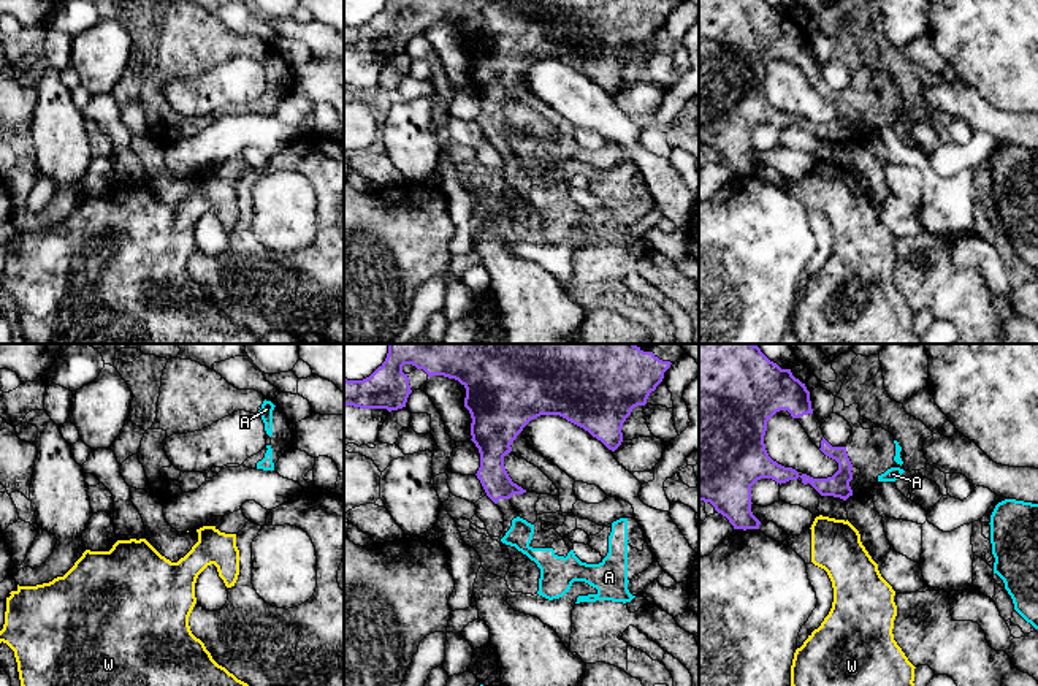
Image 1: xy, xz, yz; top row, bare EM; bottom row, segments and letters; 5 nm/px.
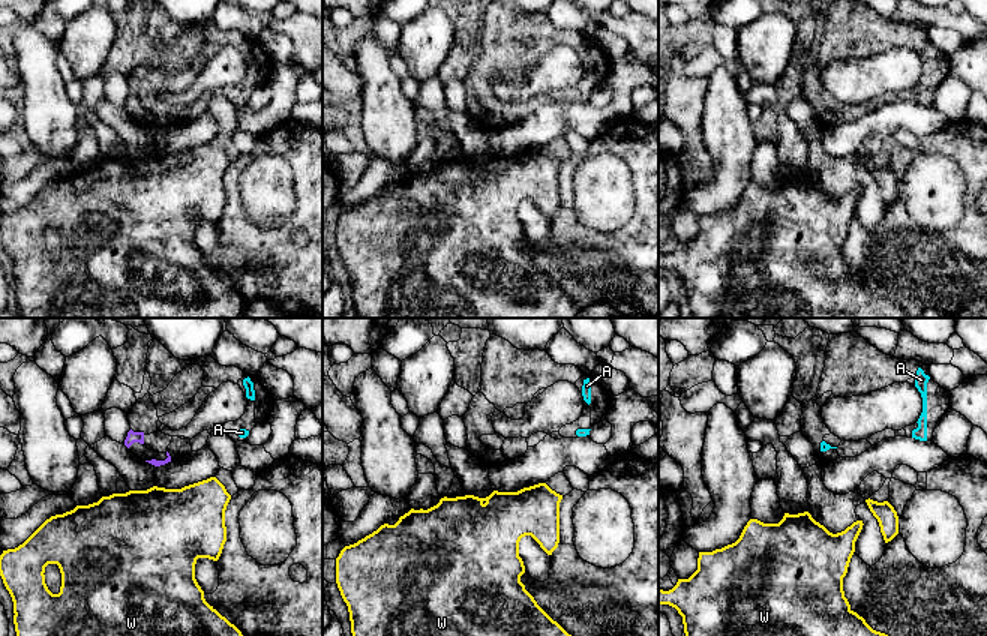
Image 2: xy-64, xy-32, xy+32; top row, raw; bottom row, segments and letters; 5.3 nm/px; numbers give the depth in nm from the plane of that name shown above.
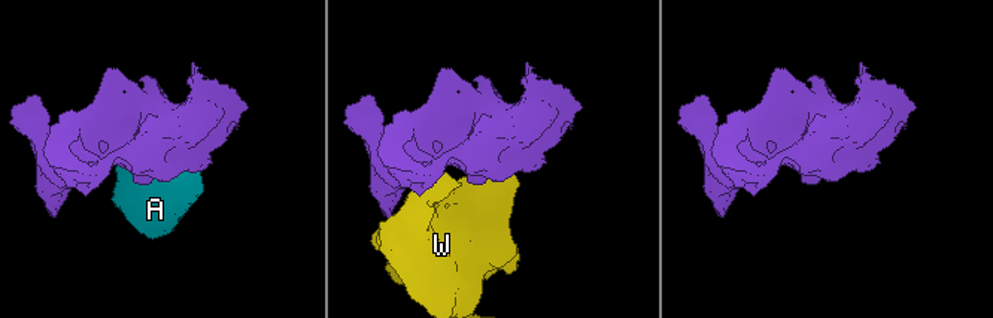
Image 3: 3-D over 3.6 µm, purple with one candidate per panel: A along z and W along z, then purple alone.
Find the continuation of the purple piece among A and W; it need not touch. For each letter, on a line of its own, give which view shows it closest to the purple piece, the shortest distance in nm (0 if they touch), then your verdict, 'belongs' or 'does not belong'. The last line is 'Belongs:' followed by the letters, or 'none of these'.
A: xz | 100 nm | belongs
W: yz | 100 nm | does not belong
Belongs: A

